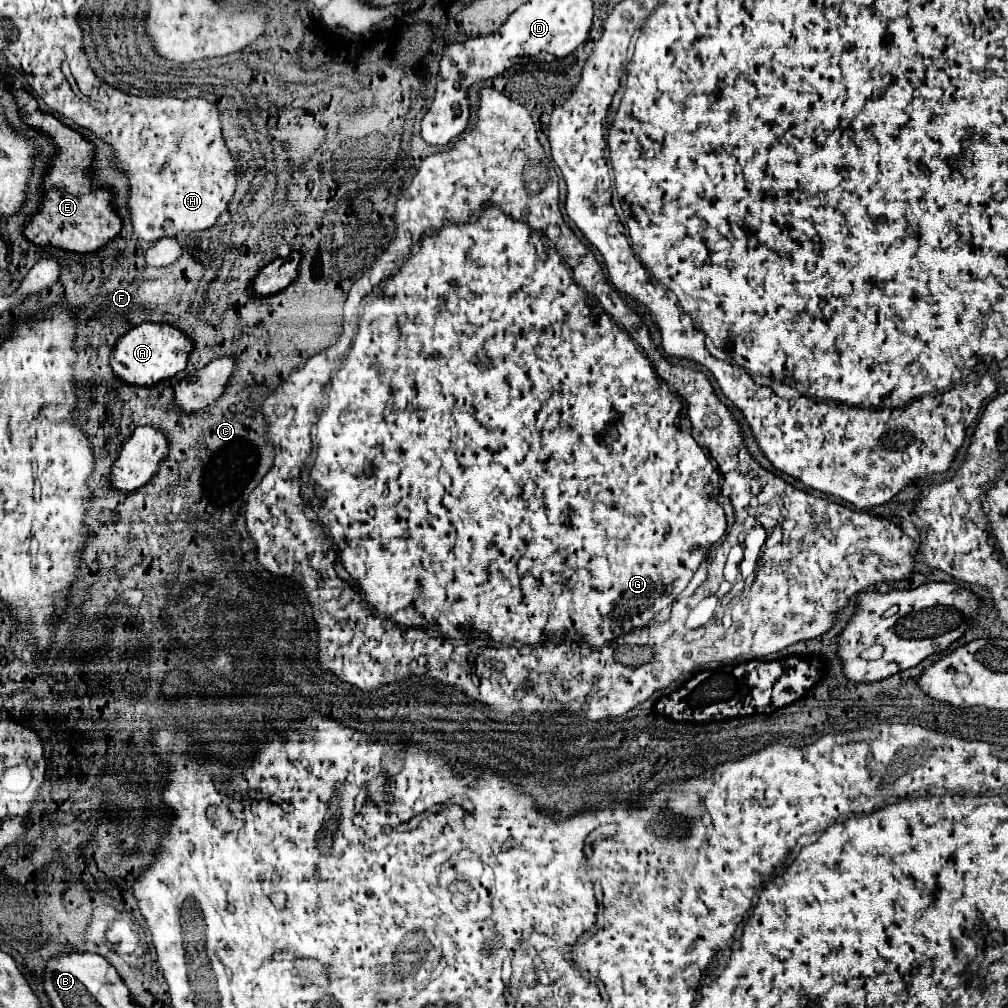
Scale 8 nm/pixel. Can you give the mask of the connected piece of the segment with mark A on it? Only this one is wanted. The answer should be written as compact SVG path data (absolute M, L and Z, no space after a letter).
M142 322L140 326L126 332L118 338L116 346L110 352L110 366L118 380L136 386L152 386L160 380L172 378L182 372L188 364L188 356L192 352L192 342L174 326L168 324L152 324Z

